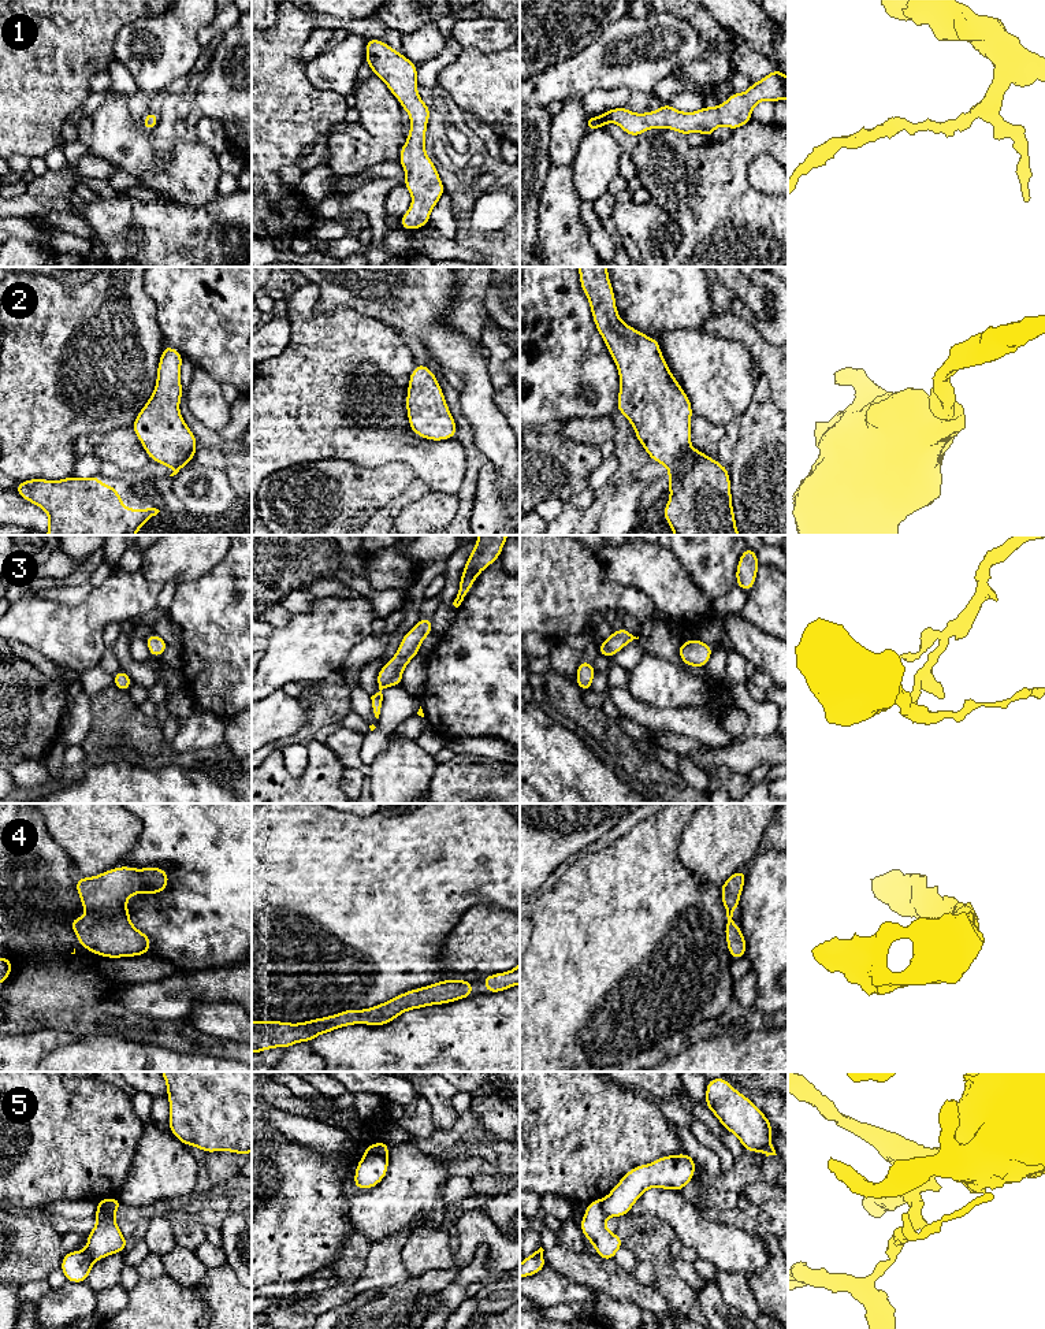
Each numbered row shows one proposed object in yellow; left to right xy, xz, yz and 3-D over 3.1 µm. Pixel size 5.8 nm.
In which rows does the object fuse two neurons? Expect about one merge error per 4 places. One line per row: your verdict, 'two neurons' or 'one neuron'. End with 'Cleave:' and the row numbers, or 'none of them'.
1: one neuron
2: one neuron
3: one neuron
4: one neuron
5: two neurons
Cleave: 5

